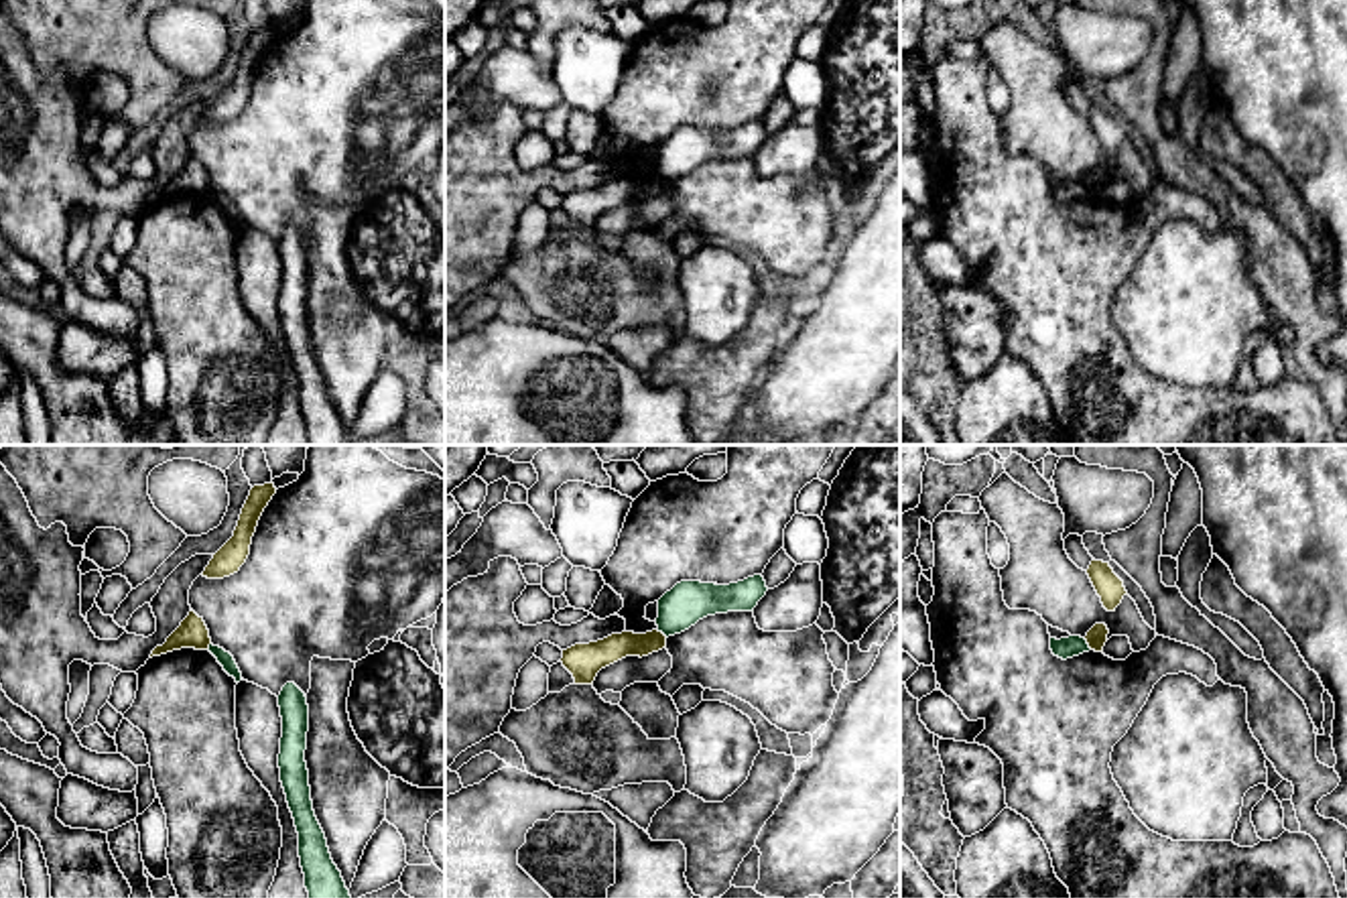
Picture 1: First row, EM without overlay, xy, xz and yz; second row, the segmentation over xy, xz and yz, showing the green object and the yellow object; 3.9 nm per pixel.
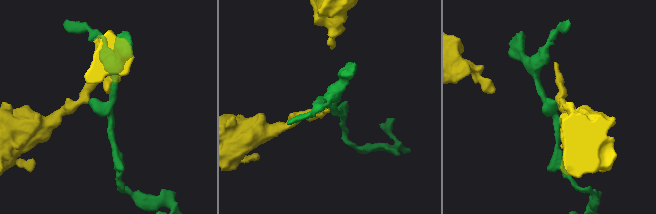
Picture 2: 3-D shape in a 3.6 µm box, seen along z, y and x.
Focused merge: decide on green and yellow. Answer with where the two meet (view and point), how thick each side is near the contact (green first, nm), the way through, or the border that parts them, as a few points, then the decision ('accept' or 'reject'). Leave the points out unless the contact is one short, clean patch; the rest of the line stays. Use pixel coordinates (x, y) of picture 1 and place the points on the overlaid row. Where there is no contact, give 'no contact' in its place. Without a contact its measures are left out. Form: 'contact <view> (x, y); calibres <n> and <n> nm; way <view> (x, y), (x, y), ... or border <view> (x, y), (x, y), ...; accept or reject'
contact yz (1087, 645); calibres 80 and 80 nm; border yz (1083, 638), (1092, 649); reject

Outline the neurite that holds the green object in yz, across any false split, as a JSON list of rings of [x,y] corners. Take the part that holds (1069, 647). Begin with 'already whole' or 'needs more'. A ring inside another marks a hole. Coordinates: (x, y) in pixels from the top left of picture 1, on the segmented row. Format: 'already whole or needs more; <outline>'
already whole; [[[1069,636],[1069,638],[1050,638],[1050,650],[1054,656],[1067,660],[1067,658],[1073,658],[1073,656],[1079,656],[1083,652],[1089,652],[1089,644],[1085,638],[1081,636]]]

